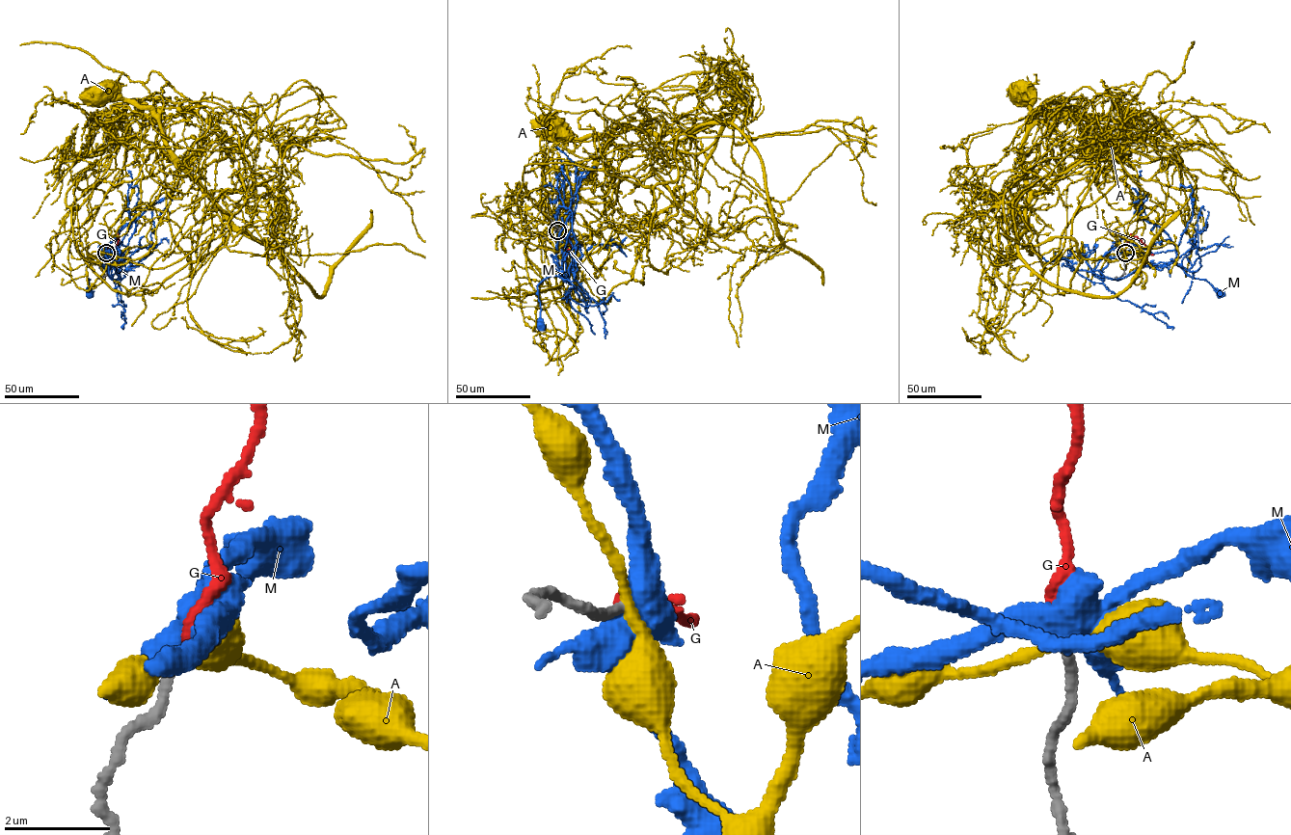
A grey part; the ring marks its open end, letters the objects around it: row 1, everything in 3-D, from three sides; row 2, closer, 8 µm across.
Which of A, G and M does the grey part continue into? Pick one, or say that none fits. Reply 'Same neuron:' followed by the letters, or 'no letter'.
Same neuron: G

